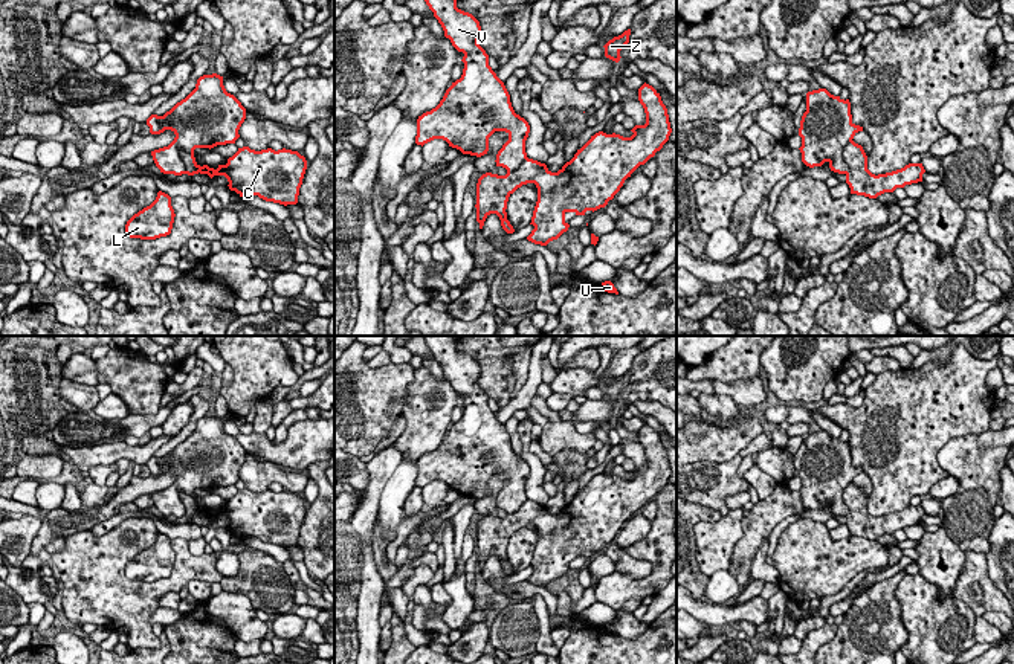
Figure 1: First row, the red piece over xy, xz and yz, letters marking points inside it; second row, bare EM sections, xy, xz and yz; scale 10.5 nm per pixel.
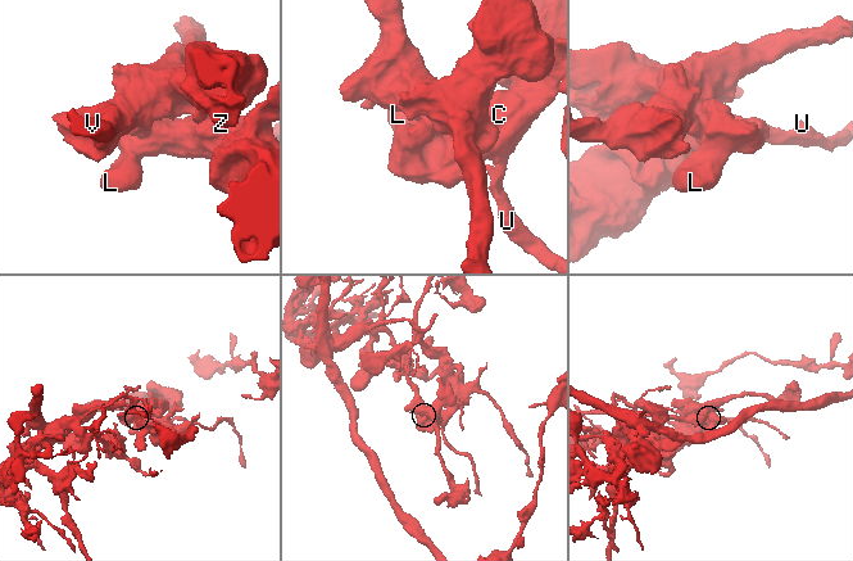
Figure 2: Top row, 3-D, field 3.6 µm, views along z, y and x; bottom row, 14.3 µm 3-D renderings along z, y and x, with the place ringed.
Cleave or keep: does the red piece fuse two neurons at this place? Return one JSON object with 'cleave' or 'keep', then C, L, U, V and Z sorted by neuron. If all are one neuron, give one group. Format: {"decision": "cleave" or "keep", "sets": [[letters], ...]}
{"decision": "cleave", "sets": [["C", "L", "U"], ["V", "Z"]]}

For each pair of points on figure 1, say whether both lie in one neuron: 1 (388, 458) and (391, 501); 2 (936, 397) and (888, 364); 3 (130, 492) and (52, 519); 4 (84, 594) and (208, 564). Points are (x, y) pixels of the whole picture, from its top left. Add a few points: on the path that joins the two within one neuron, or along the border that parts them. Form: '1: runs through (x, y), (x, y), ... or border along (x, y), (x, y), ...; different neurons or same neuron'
1: border along (402, 458), (385, 484), (376, 510); different neurons
2: border along (900, 367), (877, 374); different neurons
3: runs through (110, 509), (103, 515), (72, 519); same neuron
4: runs through (115, 597), (142, 597), (177, 579); same neuron

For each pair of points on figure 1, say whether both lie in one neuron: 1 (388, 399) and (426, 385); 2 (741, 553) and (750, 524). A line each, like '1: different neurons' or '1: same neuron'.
1: different neurons
2: same neuron

